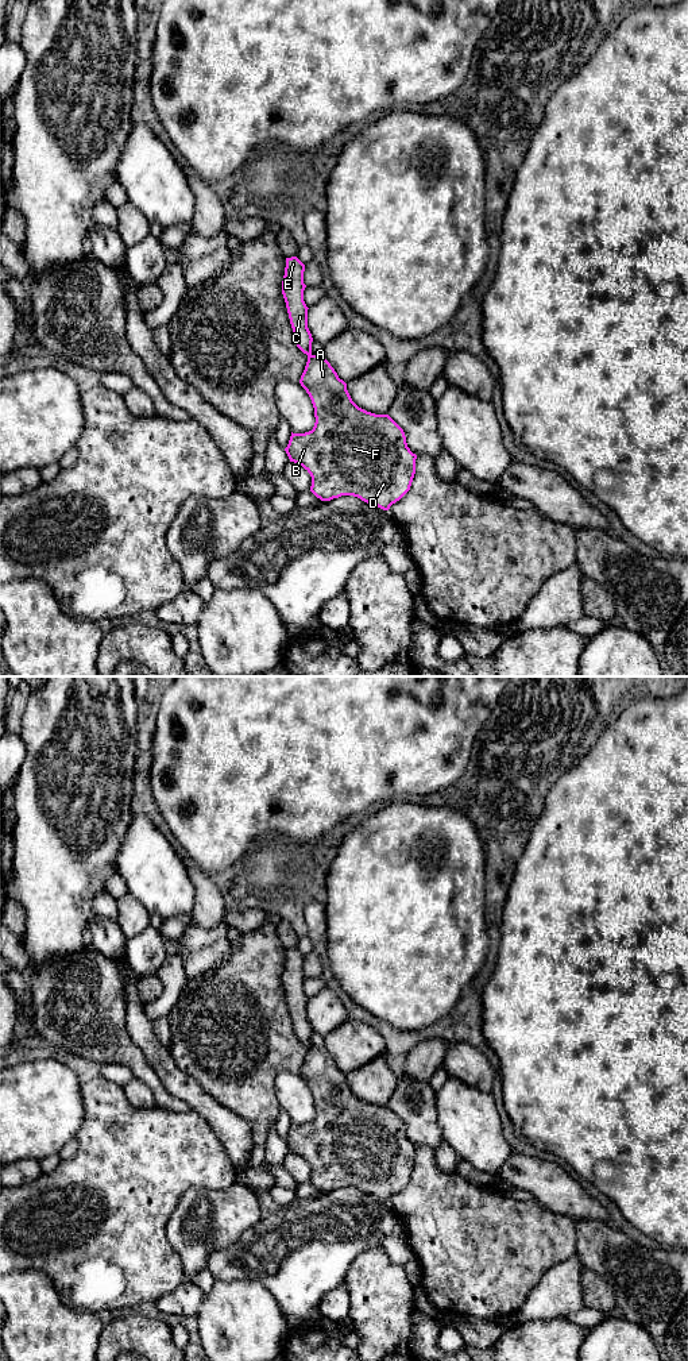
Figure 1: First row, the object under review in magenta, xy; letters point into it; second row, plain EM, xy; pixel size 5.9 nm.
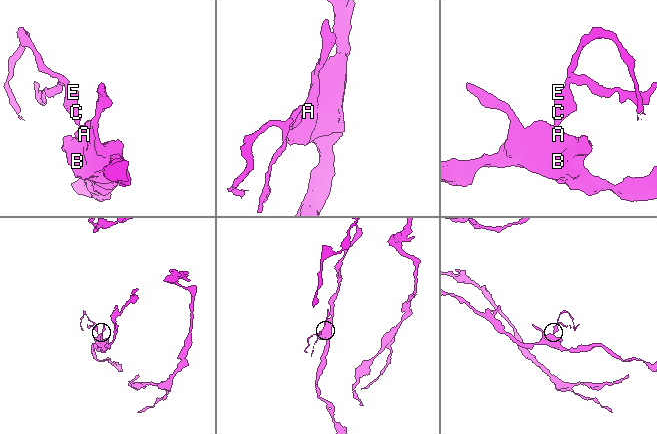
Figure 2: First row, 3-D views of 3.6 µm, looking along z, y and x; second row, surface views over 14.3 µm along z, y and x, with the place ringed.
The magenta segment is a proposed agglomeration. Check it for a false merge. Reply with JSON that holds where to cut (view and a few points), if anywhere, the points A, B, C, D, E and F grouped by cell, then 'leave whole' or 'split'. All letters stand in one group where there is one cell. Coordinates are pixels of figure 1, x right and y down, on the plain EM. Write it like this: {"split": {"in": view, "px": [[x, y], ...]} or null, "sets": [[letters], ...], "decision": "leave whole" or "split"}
{"split": {"in": "xy", "px": [[310, 1045], [308, 1048]]}, "sets": [["A", "B", "D", "F"], ["C", "E"]], "decision": "split"}

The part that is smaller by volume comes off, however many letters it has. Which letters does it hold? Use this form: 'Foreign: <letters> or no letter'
Foreign: C, E

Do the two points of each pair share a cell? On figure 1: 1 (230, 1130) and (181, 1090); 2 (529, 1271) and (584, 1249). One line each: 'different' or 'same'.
1: same
2: different

